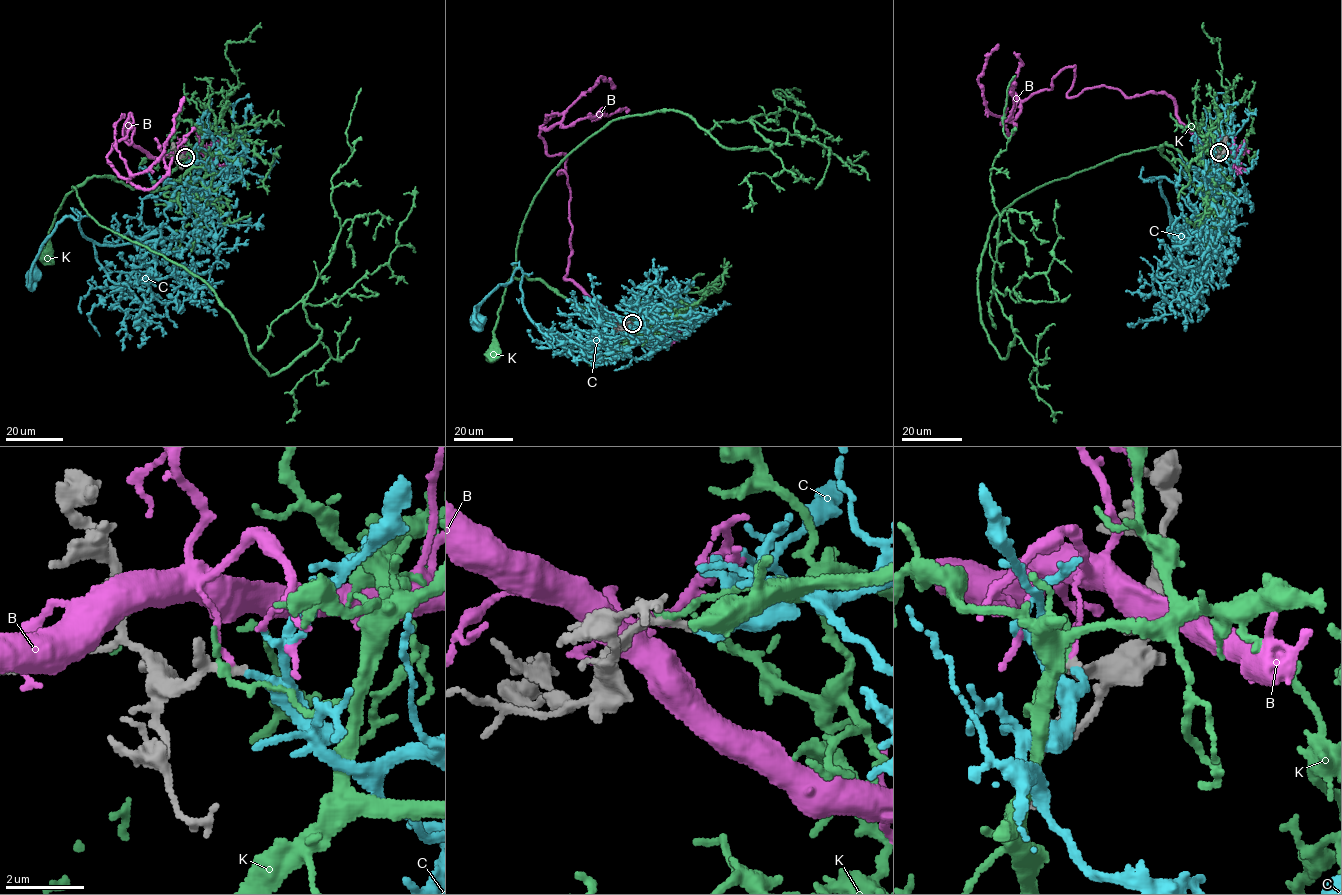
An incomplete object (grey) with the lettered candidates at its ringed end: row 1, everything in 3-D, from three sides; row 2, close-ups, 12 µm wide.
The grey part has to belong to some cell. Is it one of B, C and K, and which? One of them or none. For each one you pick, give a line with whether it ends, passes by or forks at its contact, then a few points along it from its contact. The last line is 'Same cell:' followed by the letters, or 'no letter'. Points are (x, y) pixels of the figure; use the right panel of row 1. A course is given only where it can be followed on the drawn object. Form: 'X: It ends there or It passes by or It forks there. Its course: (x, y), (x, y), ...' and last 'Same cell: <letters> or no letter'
C: It ends there. Its course: (1219, 152), (1216, 234), (1224, 223), (1217, 231), (1206, 224), (1175, 183), (1145, 180), (1159, 179), (1182, 237)
Same cell: C

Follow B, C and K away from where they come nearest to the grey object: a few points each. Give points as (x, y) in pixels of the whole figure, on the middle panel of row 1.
B: (631, 323), (565, 279), (569, 187), (557, 174), (566, 157), (549, 155), (539, 136), (602, 76), (614, 88)
C: (632, 323), (660, 327), (606, 345), (545, 334), (526, 312), (518, 268), (477, 320)
K: (630, 323), (621, 327), (596, 317), (539, 280), (523, 276), (511, 279), (494, 329), (493, 355)

